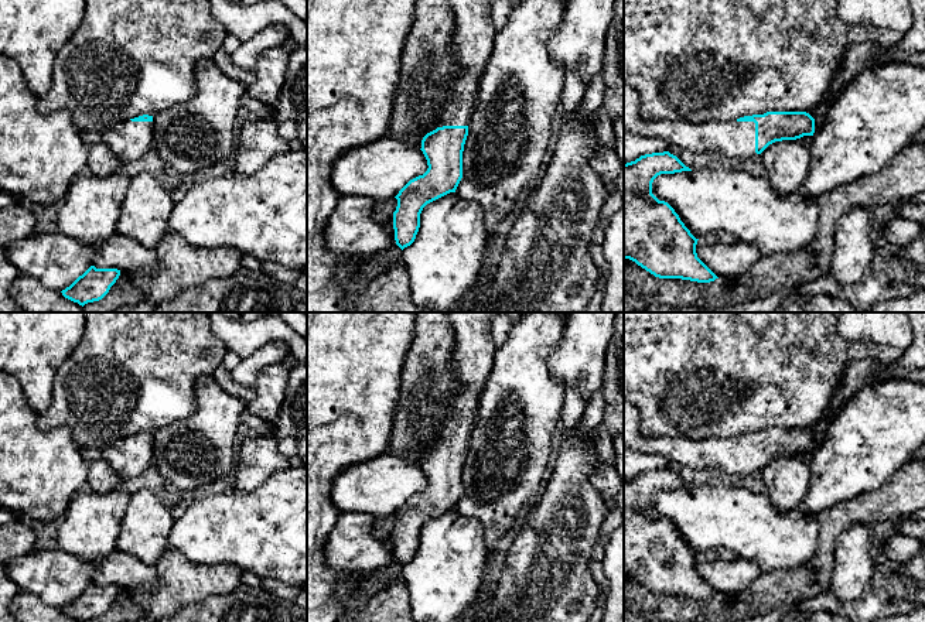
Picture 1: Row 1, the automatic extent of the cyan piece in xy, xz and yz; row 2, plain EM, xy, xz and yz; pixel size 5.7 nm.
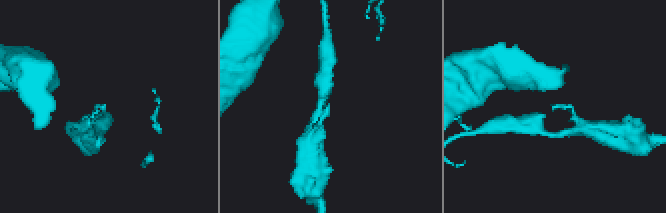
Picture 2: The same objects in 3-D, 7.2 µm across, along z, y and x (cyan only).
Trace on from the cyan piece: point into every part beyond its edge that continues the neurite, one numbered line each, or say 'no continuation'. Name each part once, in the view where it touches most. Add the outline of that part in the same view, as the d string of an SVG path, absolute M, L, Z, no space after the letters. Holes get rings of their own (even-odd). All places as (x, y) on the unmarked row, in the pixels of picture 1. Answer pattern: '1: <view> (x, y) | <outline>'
1: yz (734, 455) | M624 399L624 447L658 454L675 464L719 469L731 475L755 472L755 440L710 437L694 441L685 437L646 437L641 431L639 407Z

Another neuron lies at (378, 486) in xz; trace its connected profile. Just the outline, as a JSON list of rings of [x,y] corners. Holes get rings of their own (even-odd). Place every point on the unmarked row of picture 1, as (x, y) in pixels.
[[[385,452],[341,471],[334,478],[331,500],[342,513],[389,516],[427,485],[420,465]]]

